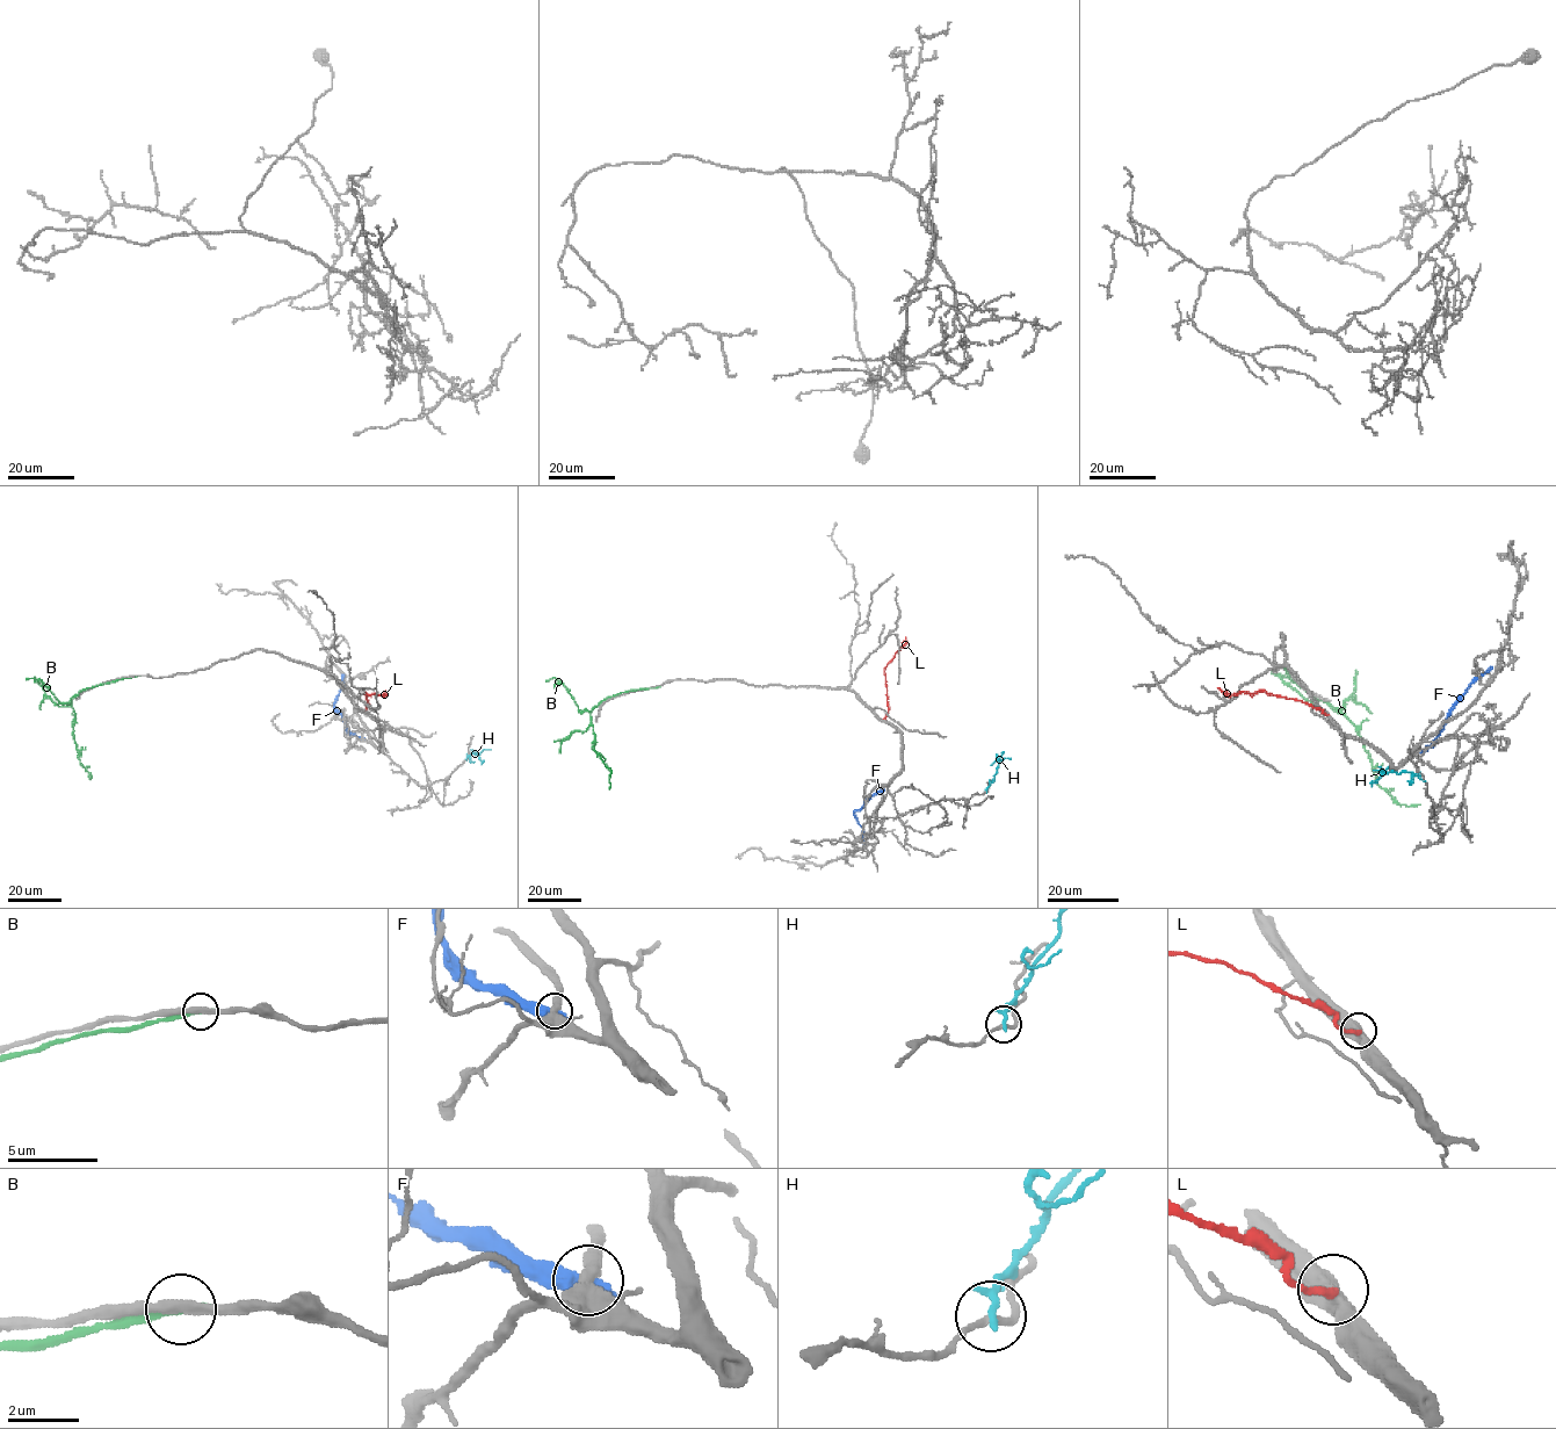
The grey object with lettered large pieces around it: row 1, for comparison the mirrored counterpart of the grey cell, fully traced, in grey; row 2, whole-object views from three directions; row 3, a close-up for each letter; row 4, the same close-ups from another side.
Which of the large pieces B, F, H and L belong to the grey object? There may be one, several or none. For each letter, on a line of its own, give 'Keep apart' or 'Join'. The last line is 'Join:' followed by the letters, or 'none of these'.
B: Keep apart
F: Keep apart
H: Keep apart
L: Keep apart
Join: none of these

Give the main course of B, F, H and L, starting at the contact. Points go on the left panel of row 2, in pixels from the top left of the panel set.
B: (138, 676), (87, 687), (71, 699), (74, 713), (73, 738), (79, 762), (89, 778)
F: (362, 737), (346, 728), (334, 707), (342, 687), (341, 673)
H: (467, 759), (475, 752), (484, 762)
L: (363, 711), (368, 704), (364, 693), (384, 695), (386, 691)

